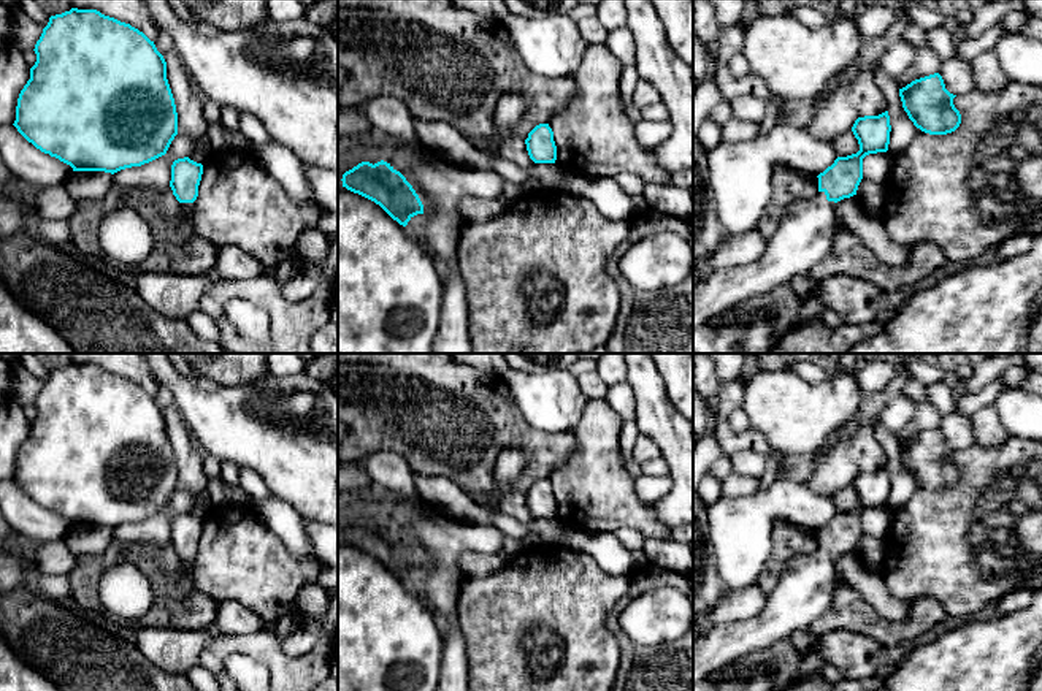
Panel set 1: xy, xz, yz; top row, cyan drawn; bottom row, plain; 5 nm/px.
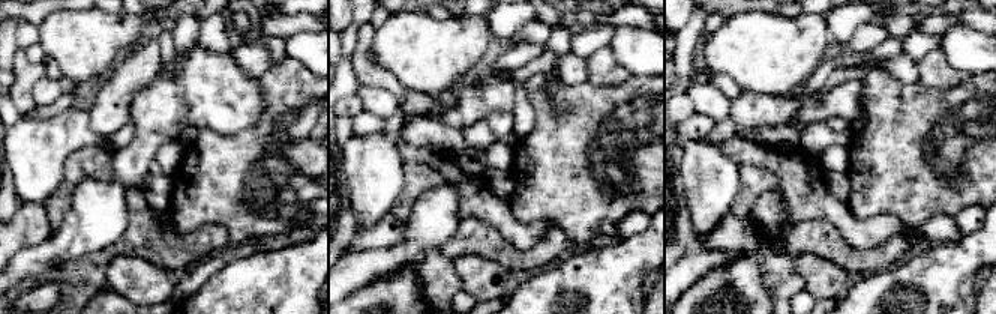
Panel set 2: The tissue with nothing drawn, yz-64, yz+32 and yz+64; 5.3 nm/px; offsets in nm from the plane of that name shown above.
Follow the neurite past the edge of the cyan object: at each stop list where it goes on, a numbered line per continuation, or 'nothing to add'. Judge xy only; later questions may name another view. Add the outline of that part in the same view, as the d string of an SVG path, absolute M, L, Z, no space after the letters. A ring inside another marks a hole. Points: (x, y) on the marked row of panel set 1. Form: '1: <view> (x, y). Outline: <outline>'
1: xy (180, 229). Outline: M179 203L179 214L165 219L170 244L186 246L192 238L198 236L193 228L192 206L193 203Z

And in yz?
1: yz (808, 229). Outline: M825 192L793 201L758 260L718 269L698 282L693 287L693 330L707 325L733 304L768 295L822 263L837 233L834 206Z

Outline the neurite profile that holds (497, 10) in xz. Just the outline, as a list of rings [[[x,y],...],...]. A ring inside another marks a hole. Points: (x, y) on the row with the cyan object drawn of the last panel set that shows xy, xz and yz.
[[[450,0],[458,10],[473,11],[477,16],[503,22],[509,14],[504,0]]]

